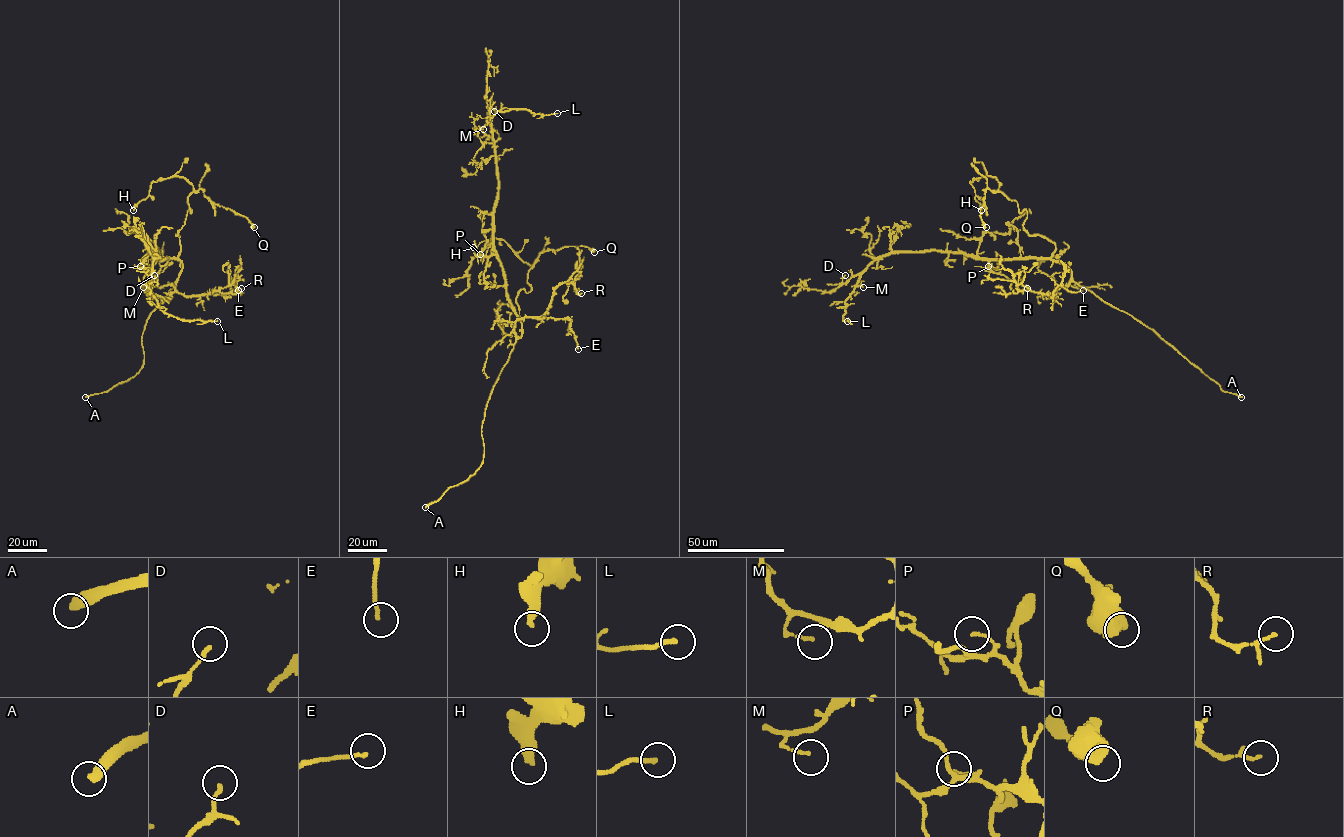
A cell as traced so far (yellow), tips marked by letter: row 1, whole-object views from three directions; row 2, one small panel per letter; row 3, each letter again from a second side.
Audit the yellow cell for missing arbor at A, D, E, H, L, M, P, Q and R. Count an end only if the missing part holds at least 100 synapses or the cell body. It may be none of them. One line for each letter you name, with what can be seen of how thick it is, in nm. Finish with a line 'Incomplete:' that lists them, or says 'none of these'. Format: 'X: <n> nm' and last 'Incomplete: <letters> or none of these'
A: 440 nm
Incomplete: A

